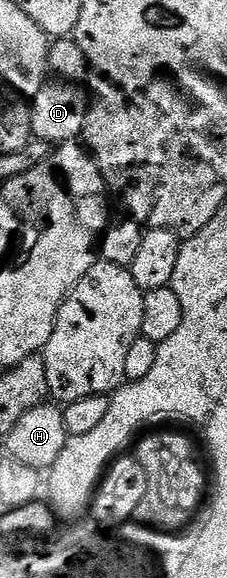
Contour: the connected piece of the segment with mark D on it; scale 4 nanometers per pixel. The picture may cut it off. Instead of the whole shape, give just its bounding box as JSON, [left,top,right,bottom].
[31,39,87,143]

